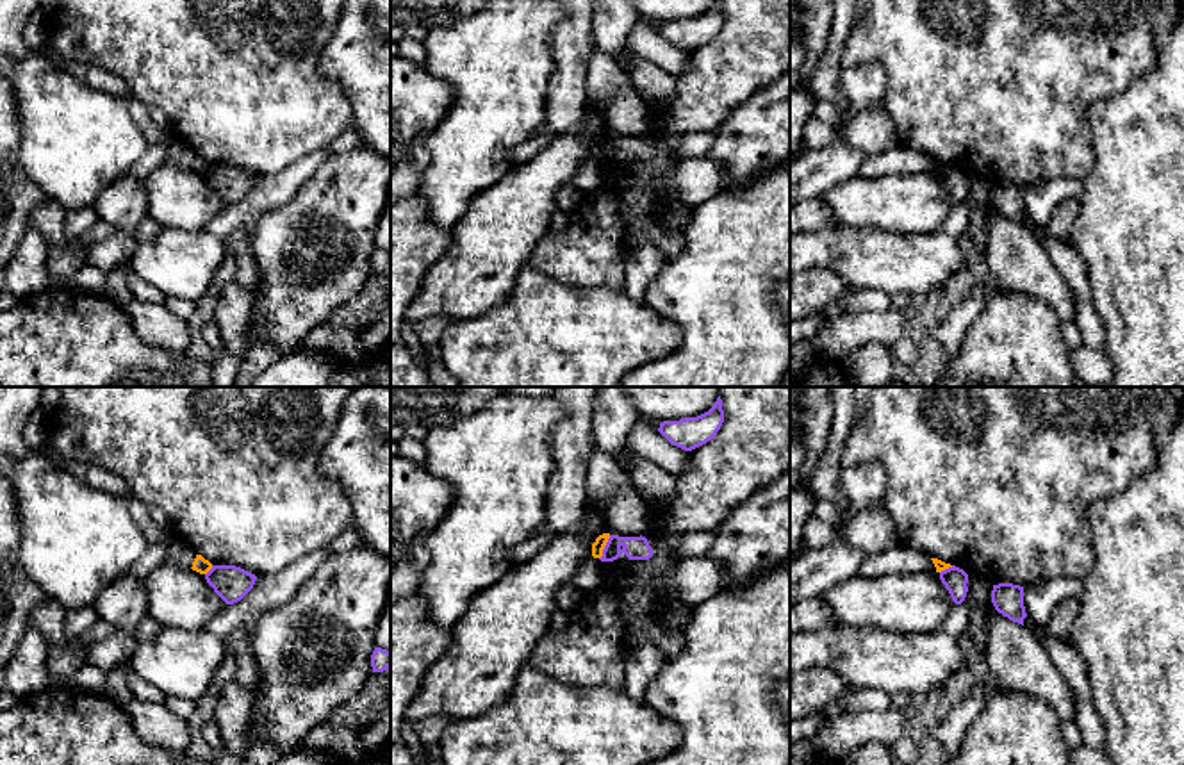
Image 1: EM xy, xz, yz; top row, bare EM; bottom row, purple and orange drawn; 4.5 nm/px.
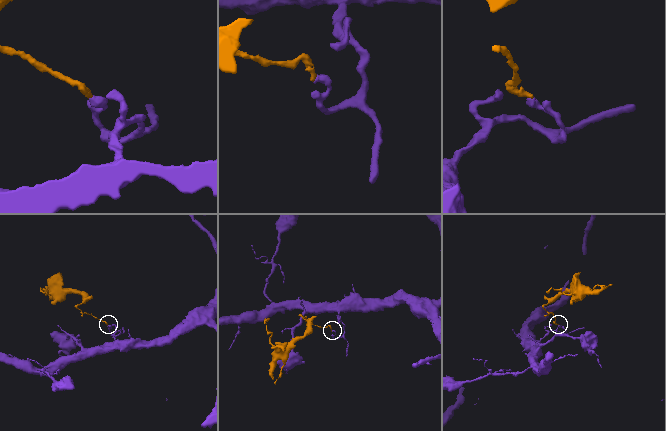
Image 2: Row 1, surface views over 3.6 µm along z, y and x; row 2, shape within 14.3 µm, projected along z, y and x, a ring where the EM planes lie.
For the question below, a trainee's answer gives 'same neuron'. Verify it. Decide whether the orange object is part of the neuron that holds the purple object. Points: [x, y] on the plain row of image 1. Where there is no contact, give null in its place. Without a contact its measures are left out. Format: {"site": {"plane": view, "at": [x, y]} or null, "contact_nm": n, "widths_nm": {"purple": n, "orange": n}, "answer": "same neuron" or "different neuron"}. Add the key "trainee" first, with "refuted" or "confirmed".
{"trainee": "refuted", "site": {"plane": "xz", "at": [605, 148]}, "contact_nm": 120, "widths_nm": {"purple": 110, "orange": 60}, "answer": "different neuron"}

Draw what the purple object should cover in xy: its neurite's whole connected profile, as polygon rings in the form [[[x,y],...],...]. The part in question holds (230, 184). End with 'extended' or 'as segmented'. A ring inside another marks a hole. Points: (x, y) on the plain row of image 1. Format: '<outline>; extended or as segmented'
[[[212,166],[205,180],[226,205],[234,205],[253,189],[257,177],[235,166]]]; as segmented

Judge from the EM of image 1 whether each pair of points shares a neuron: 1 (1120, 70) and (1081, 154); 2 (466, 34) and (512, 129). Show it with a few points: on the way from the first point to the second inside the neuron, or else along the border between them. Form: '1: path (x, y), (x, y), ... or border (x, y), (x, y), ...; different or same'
1: path (1093, 77), (1067, 100), (1067, 127); same
2: path (489, 57), (500, 68), (500, 106); same

